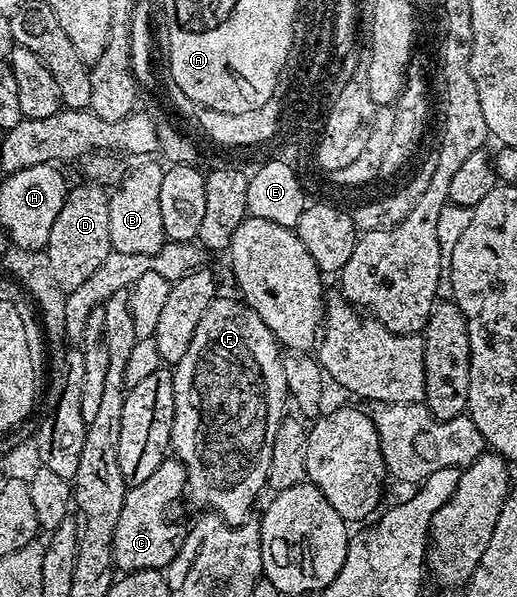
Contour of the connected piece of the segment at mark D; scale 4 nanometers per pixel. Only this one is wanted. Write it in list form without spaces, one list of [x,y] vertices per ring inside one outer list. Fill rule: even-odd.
[[[88,183],[92,185],[75,185],[69,188],[68,193],[64,196],[62,211],[58,211],[58,219],[54,219],[54,227],[50,227],[50,239],[46,250],[50,257],[50,262],[54,267],[54,272],[60,283],[66,290],[71,291],[78,287],[78,283],[86,283],[98,267],[102,267],[102,259],[113,252],[112,240],[110,239],[110,193],[104,190],[100,183]]]

